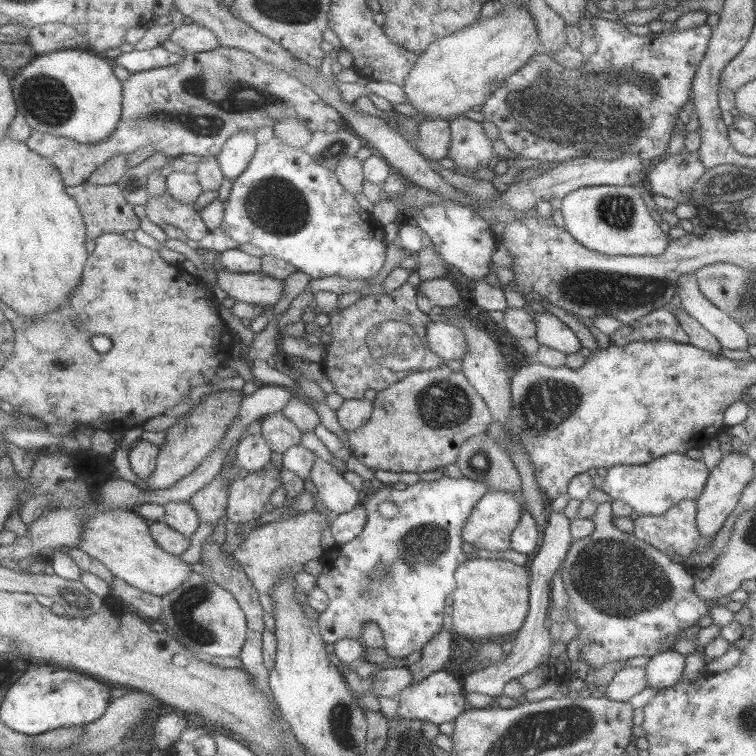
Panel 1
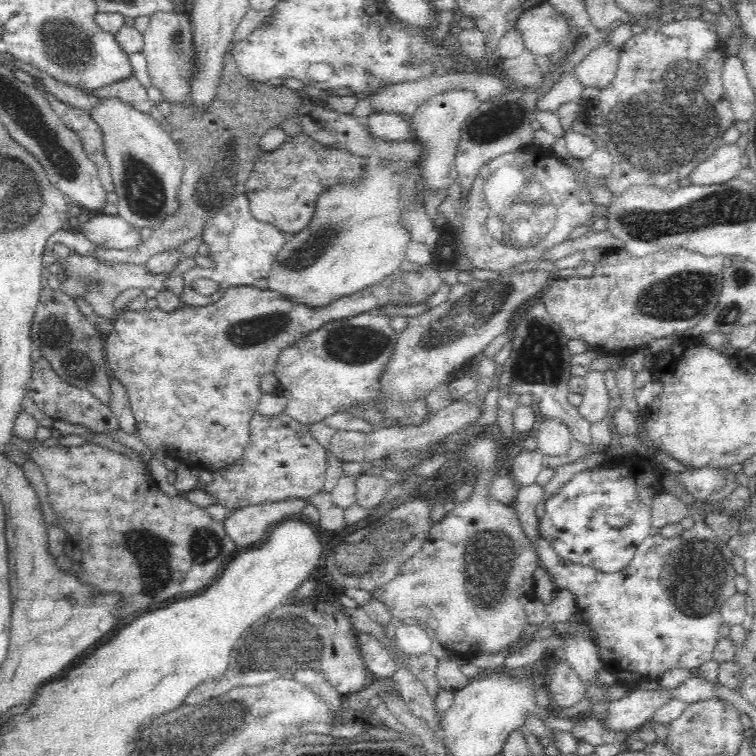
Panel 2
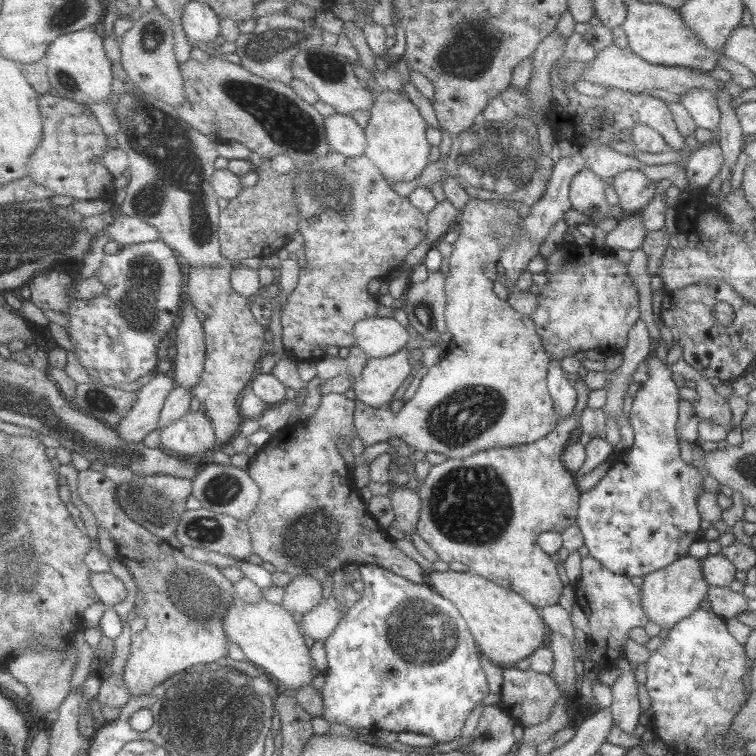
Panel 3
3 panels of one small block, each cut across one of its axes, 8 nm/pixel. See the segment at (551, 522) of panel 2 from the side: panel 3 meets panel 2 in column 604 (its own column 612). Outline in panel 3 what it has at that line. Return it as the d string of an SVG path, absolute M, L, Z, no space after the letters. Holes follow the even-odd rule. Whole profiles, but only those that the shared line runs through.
M647 356L645 361L649 376L635 393L628 416L634 434L633 444L624 453L618 453L621 463L611 460L602 479L589 490L580 492L575 521L588 548L588 555L613 574L627 578L642 577L684 557L689 544L702 540L704 534L699 526L701 516L697 510L697 497L704 491L704 472L679 457L676 434L678 388L671 379L667 363L661 363L656 356Z

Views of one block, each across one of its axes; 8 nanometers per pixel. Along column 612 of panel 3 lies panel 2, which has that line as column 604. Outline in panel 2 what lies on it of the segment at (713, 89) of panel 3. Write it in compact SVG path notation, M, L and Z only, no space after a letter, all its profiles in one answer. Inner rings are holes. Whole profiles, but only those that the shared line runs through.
M610 43L600 45L575 66L576 78L584 87L606 88L615 79L620 51L619 47Z

